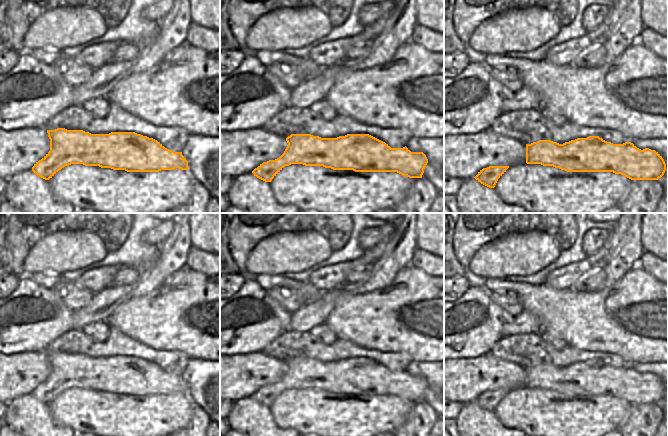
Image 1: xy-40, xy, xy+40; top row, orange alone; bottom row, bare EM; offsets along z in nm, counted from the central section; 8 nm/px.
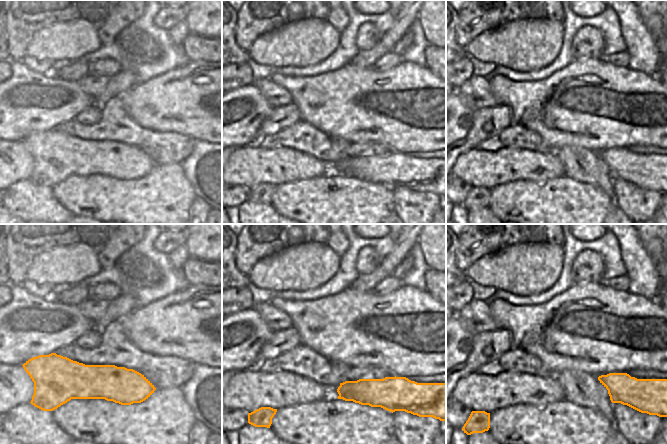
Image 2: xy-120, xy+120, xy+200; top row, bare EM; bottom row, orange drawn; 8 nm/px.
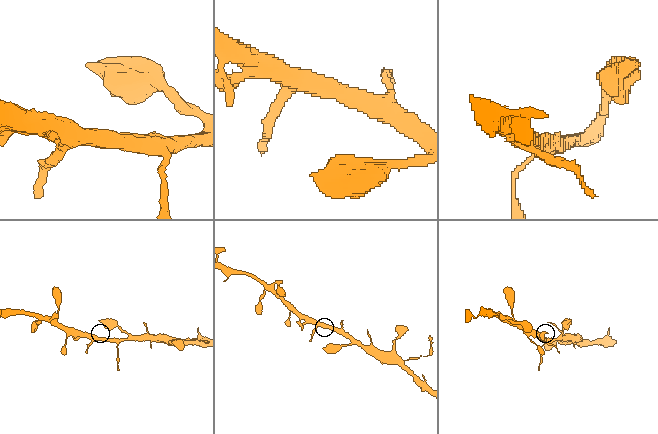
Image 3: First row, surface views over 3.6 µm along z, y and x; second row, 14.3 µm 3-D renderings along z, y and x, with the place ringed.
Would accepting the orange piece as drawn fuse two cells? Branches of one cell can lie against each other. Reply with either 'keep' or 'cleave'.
keep

